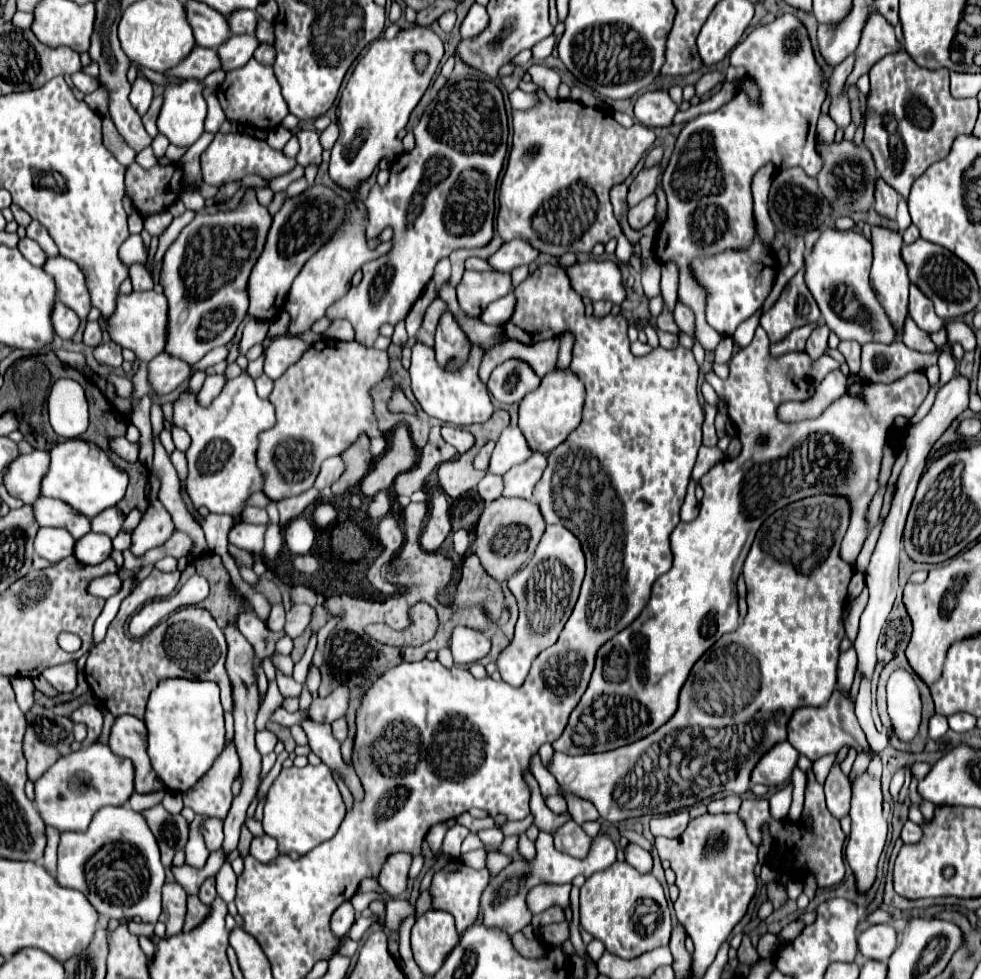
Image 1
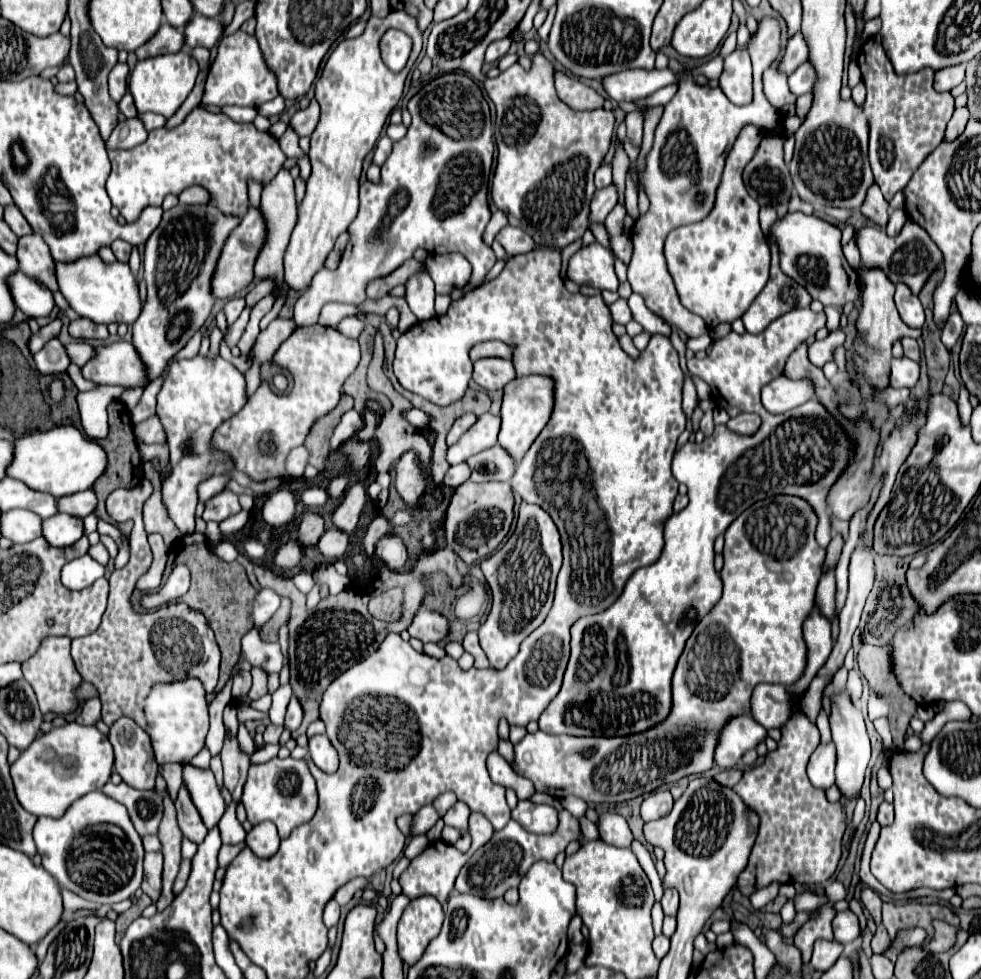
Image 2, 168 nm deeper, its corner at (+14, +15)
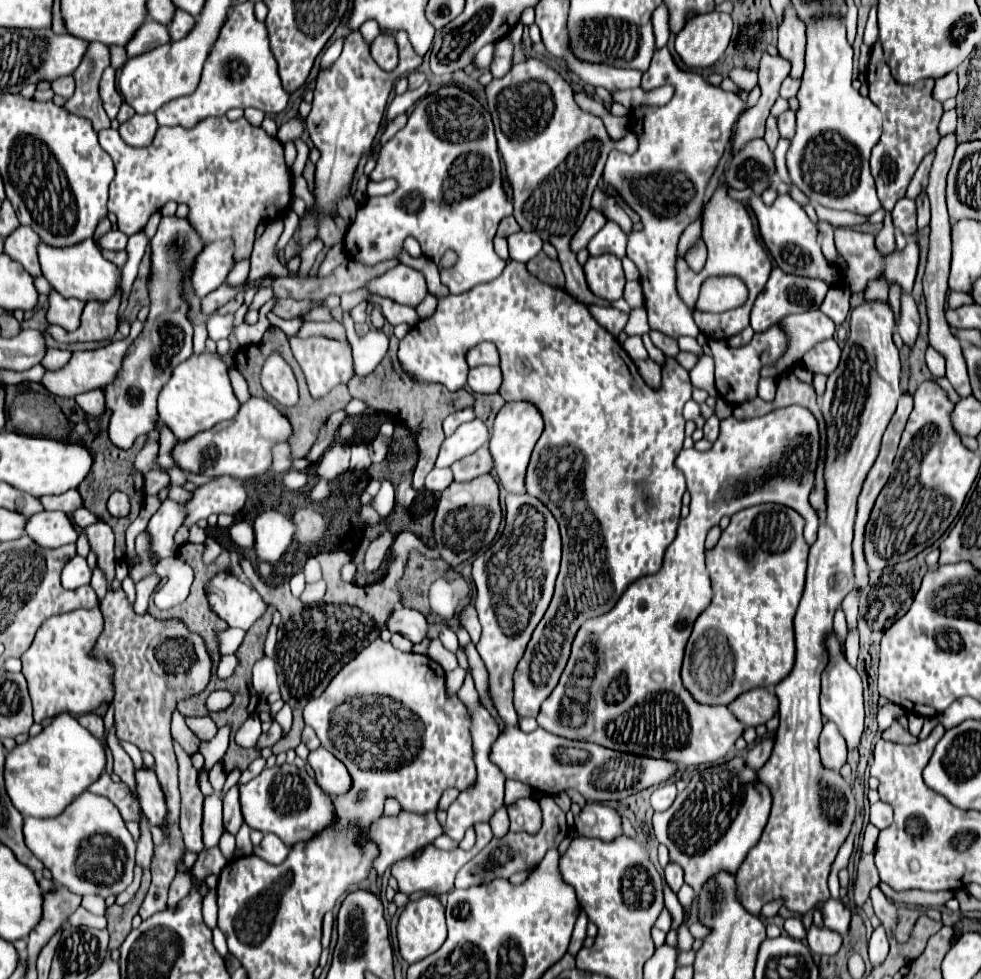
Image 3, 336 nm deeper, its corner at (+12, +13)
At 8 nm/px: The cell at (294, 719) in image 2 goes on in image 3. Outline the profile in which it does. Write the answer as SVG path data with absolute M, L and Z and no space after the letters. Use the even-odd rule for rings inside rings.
M272 722L272 728L268 730L266 736L260 736L258 740L258 746L260 748L266 748L266 746L274 746L278 740L282 738L282 726L278 722Z

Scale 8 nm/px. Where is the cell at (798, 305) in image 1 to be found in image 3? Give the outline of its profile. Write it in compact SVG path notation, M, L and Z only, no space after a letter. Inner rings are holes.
M776 266L770 274L770 280L768 280L766 288L760 292L760 298L756 298L756 302L754 302L750 326L752 326L754 332L764 332L770 326L778 324L784 316L798 314L798 312L808 312L810 308L820 308L826 292L828 292L828 286L824 286L824 282L816 282L816 280L810 280L810 278L796 278L792 274L784 274Z

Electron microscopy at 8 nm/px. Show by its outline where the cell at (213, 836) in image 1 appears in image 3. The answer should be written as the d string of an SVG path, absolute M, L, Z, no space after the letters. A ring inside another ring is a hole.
M174 742L178 768L180 768L180 794L182 794L182 814L180 814L180 830L184 836L186 850L200 852L204 848L202 842L202 792L198 788L198 770L192 766L190 756Z

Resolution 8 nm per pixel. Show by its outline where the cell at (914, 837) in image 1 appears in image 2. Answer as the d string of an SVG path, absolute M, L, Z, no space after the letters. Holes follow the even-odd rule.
M882 802L880 808L878 808L878 816L876 820L880 822L880 826L888 826L894 822L894 806L888 804L888 802Z

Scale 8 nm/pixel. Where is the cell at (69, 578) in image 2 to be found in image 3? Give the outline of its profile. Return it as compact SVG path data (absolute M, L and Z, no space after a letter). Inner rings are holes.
M74 556L62 570L62 584L68 590L90 584L90 578L92 578L92 570L90 570L86 558L82 558L82 556Z

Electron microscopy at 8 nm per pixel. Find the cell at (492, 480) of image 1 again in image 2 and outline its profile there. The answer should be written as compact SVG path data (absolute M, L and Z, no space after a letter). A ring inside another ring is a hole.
M462 462L462 464L456 464L456 466L450 466L450 468L448 468L448 472L444 474L442 484L450 486L450 488L456 488L456 486L460 486L462 482L466 482L468 476L470 476L470 468Z

